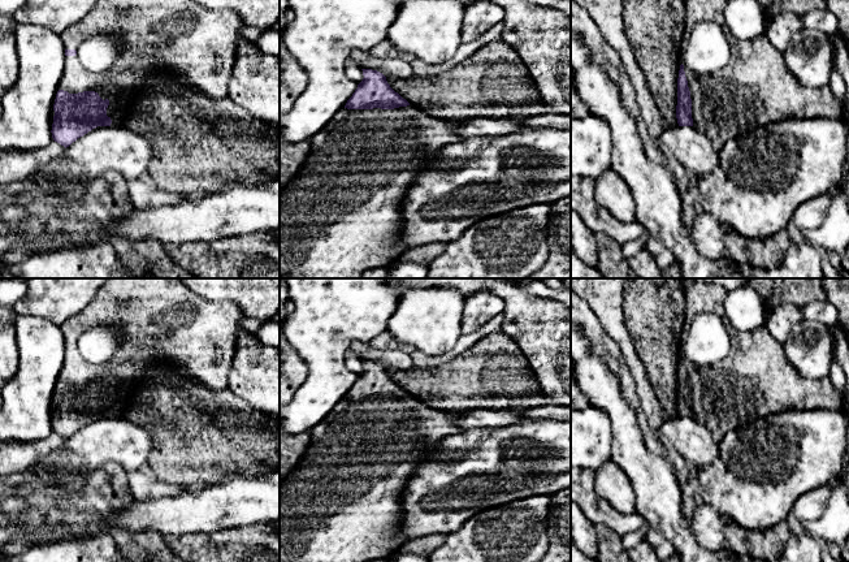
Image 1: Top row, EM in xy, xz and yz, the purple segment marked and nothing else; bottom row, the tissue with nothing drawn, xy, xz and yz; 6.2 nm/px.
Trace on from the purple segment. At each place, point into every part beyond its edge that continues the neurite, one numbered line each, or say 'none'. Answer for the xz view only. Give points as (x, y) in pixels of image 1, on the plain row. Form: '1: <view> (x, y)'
1: xz (342, 501)

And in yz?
1: yz (756, 380)

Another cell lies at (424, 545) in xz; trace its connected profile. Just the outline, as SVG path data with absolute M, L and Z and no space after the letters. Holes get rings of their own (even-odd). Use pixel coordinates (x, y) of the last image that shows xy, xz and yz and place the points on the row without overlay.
M443 533L421 536L419 539L408 540L403 542L398 549L398 553L400 554L413 553L428 558L429 554L434 552L436 548L441 546L446 539L447 535Z

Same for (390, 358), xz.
M355 341L351 350L359 359L377 362L386 369L410 369L413 367L411 354L400 349L378 349L371 343Z

